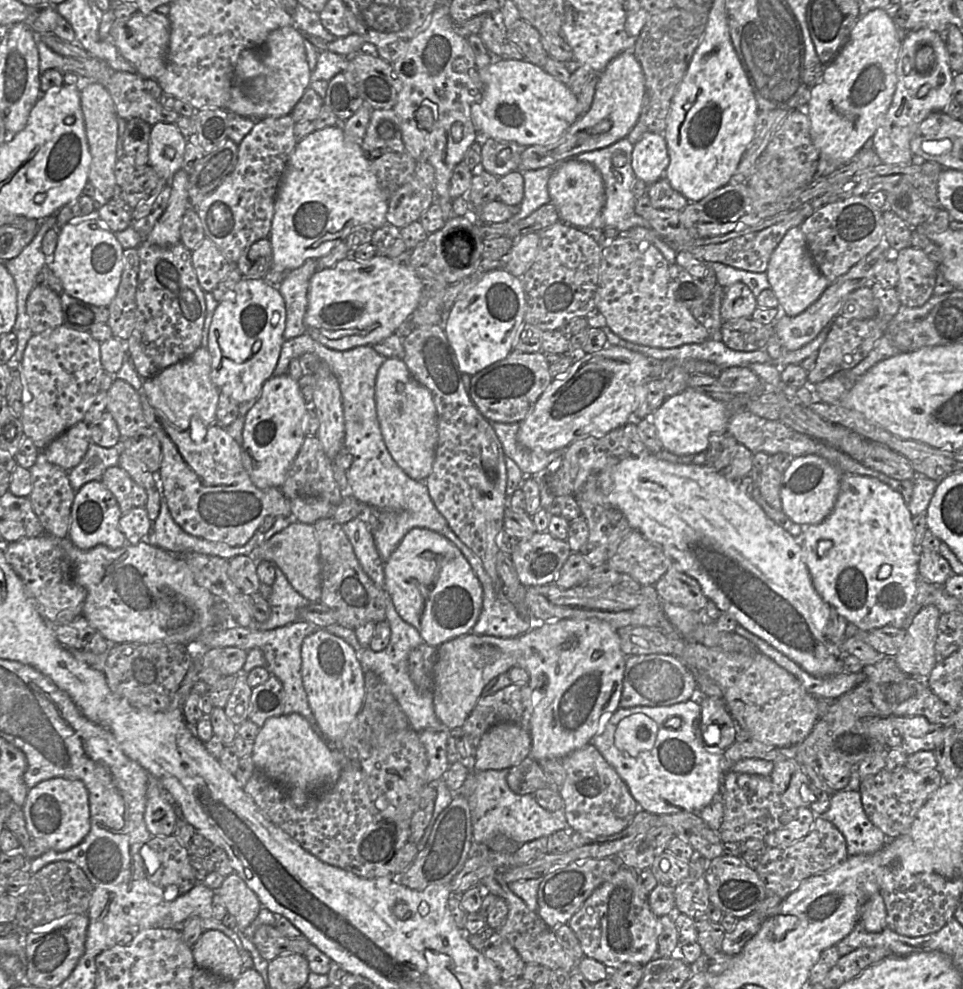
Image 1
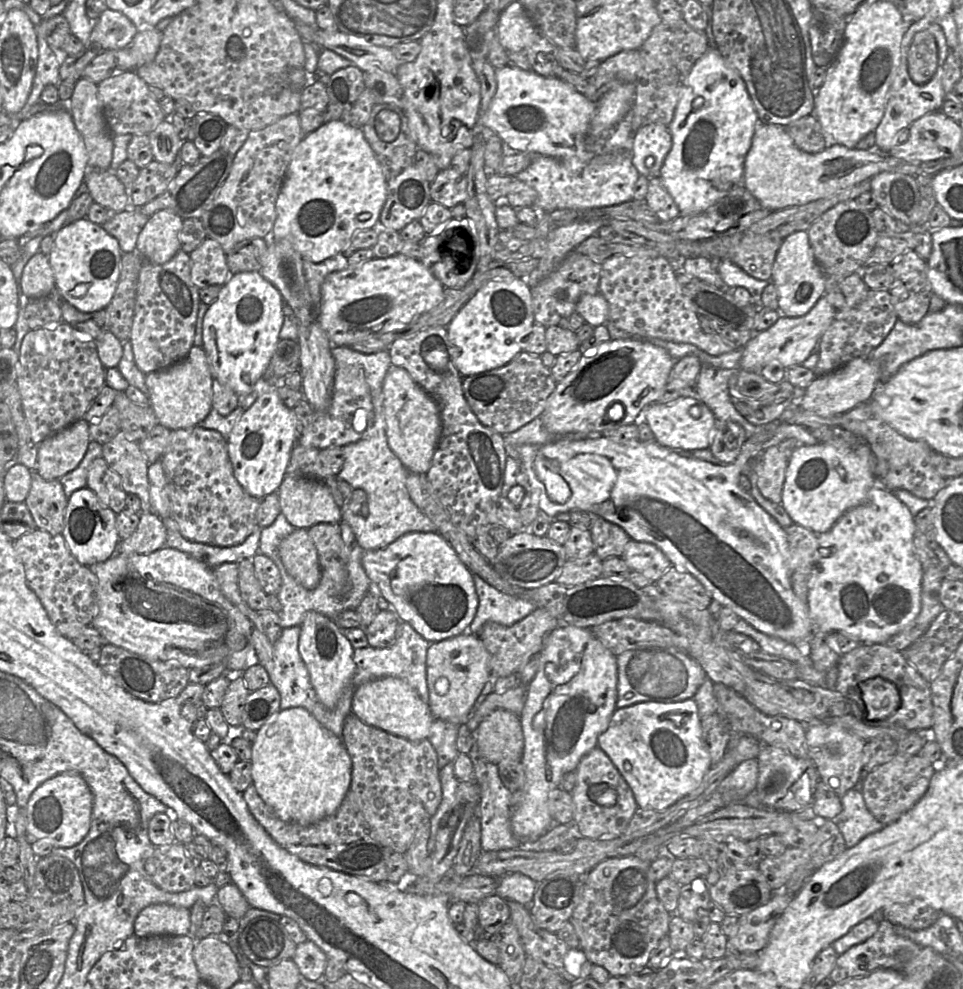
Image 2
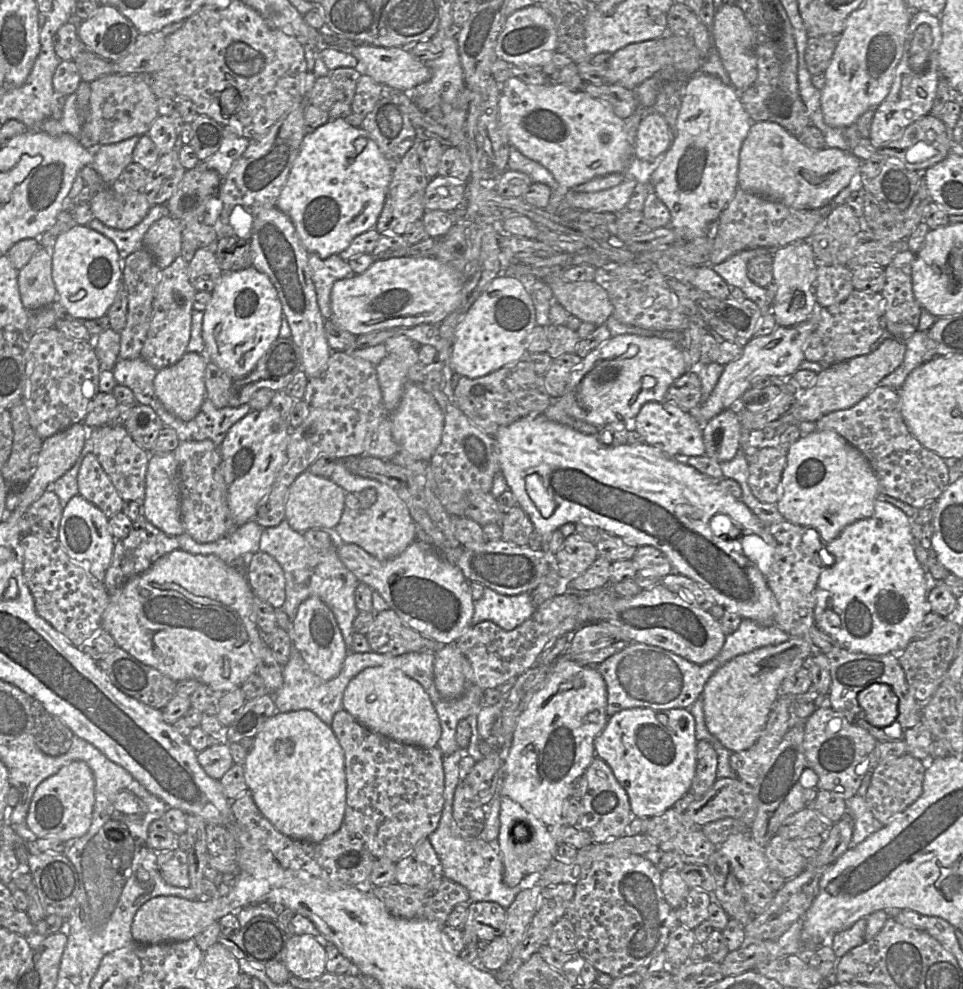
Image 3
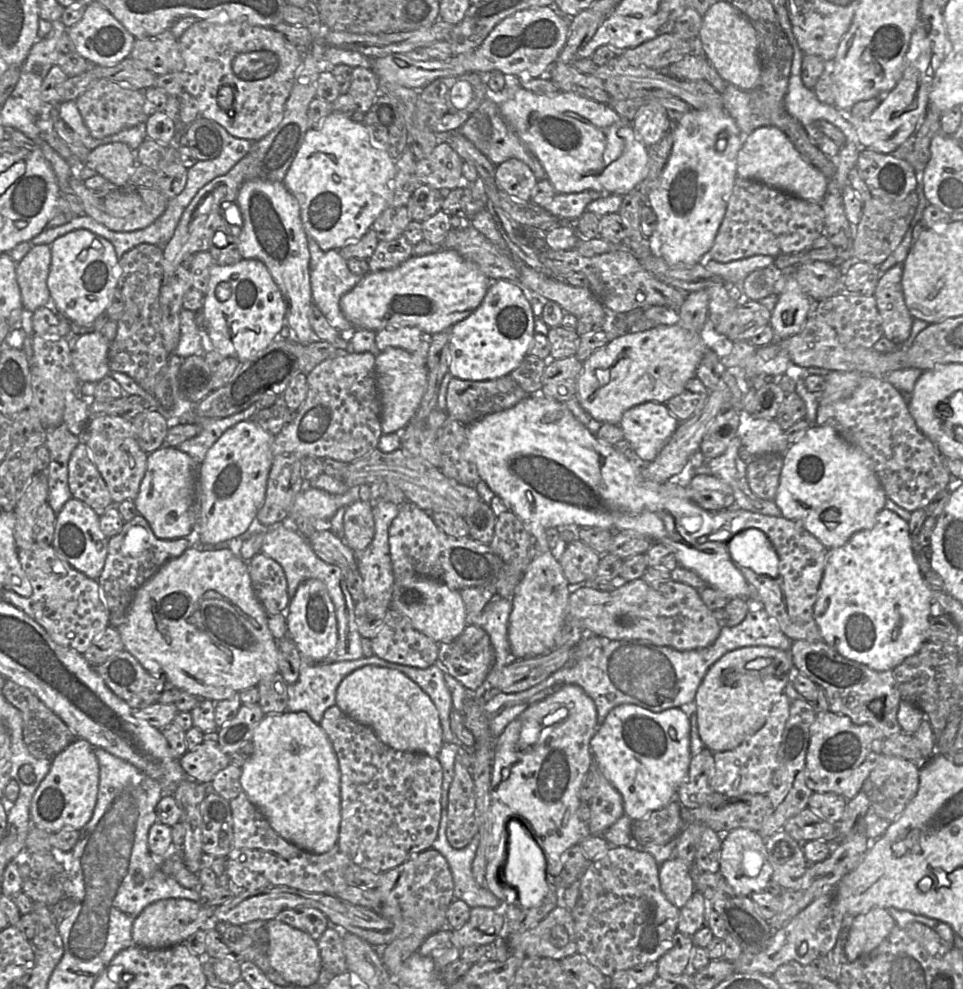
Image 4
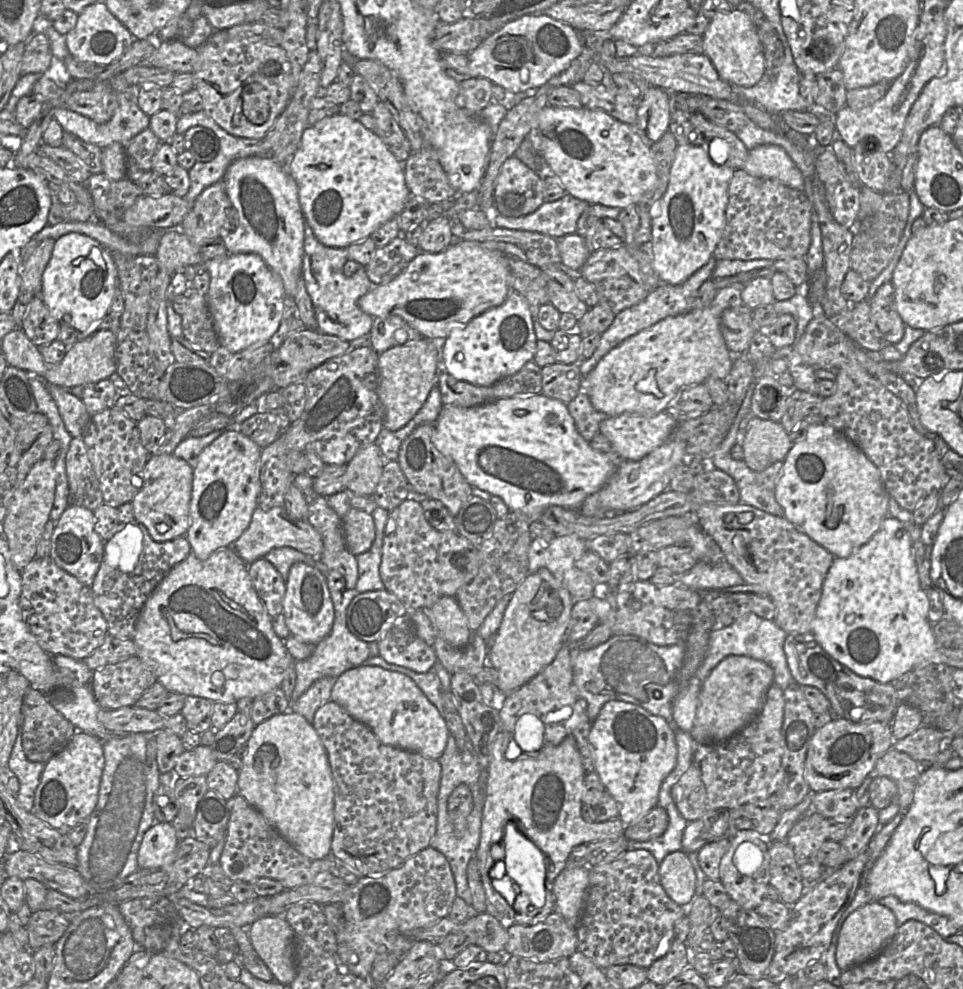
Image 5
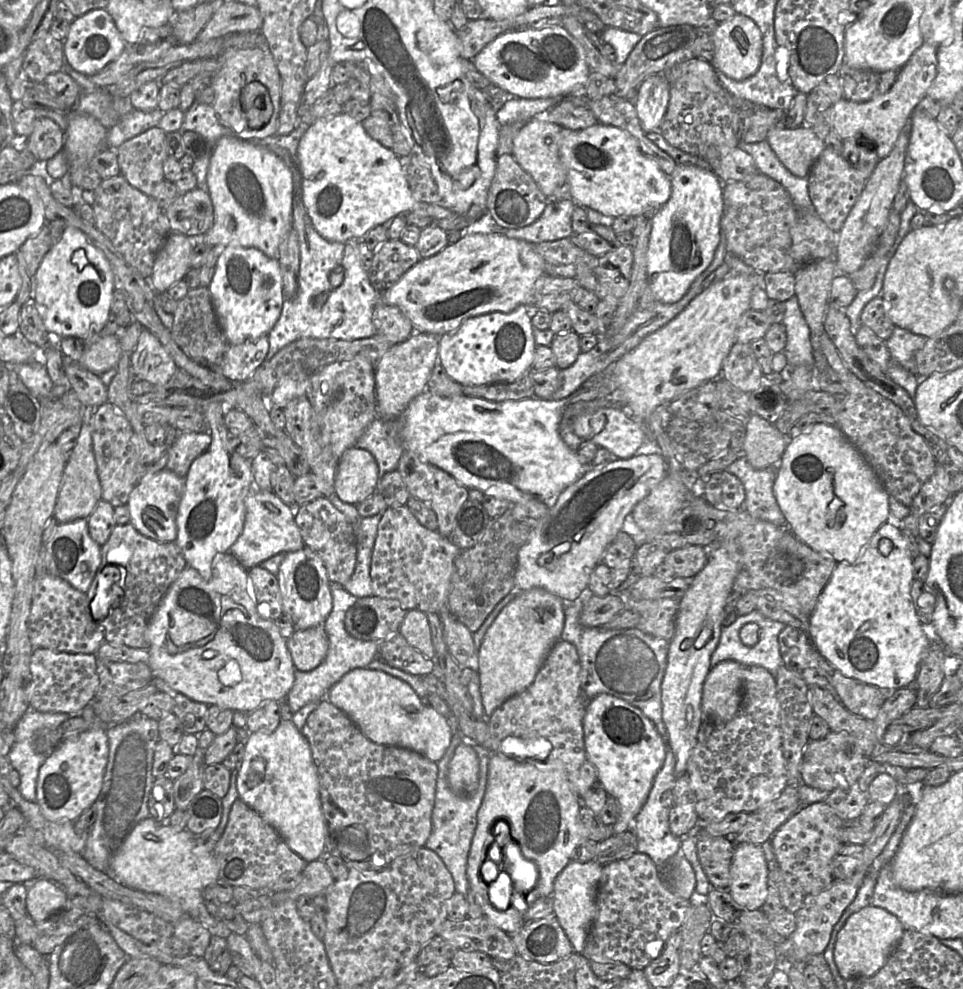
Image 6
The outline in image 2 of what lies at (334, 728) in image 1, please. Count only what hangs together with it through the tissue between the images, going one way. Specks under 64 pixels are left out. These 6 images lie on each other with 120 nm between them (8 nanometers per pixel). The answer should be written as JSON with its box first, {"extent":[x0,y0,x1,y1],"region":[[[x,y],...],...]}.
{"extent":[298,612,355,709],"region":[[[308,612],[300,628],[298,649],[309,672],[311,684],[318,700],[327,708],[332,709],[351,684],[355,674],[354,649],[336,623],[320,613]]]}

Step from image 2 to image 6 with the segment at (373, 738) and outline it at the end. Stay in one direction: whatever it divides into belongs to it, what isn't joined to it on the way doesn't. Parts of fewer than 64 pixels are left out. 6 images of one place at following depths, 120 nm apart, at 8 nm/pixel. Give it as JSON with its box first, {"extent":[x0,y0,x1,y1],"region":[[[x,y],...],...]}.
{"extent":[301,699,438,872],"region":[[[327,699],[321,700],[316,709],[308,716],[301,729],[301,733],[309,743],[313,762],[317,769],[321,807],[326,827],[325,852],[327,856],[333,856],[340,859],[348,869],[355,868],[362,872],[379,872],[386,868],[396,858],[404,856],[425,845],[432,831],[431,816],[434,807],[436,781],[438,777],[438,767],[435,762],[428,760],[423,755],[412,750],[373,743],[363,735],[342,710],[335,707]]]}

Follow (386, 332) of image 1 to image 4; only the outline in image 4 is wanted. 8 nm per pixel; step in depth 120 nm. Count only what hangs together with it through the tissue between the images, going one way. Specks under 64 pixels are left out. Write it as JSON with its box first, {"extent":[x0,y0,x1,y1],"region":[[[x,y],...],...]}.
{"extent":[339,249,491,335],"region":[[[449,249],[423,256],[411,256],[399,266],[378,272],[369,272],[339,301],[340,309],[354,329],[377,332],[388,327],[417,327],[434,335],[450,330],[457,322],[469,316],[483,301],[491,280],[472,261]]]}

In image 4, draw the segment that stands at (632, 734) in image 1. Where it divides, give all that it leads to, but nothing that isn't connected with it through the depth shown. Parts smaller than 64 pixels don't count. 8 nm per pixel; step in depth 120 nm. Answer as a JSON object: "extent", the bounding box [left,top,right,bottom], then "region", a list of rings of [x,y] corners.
{"extent":[590,704,691,821],"region":[[[621,704],[613,708],[599,725],[590,740],[593,762],[621,794],[624,815],[633,821],[660,810],[671,801],[678,801],[677,790],[685,781],[691,761],[690,717],[681,708],[652,712],[635,704]]]}

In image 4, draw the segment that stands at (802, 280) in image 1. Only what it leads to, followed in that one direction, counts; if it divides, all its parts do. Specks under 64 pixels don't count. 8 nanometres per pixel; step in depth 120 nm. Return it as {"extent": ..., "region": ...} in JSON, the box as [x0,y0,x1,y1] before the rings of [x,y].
{"extent":[769,275,817,340],"region":[[[787,275],[784,291],[778,296],[775,308],[771,311],[769,325],[775,340],[784,340],[798,334],[808,317],[815,313],[817,301],[810,298],[792,275]]]}

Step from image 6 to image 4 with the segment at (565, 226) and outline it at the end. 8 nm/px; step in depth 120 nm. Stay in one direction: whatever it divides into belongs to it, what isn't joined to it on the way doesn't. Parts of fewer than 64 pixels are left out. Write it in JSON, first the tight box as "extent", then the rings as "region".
{"extent":[543,190,610,223],"region":[[[594,190],[568,194],[559,193],[543,208],[551,214],[573,223],[586,211],[589,203],[608,195],[610,194],[602,194]]]}

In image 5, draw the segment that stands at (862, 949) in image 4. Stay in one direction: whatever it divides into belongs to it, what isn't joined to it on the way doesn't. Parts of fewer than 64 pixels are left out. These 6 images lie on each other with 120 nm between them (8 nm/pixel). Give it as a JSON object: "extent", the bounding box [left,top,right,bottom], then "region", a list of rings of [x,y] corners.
{"extent":[836,902,898,971],"region":[[[870,902],[848,916],[839,933],[836,963],[841,971],[867,962],[878,956],[894,938],[898,924],[891,910],[878,902]]]}

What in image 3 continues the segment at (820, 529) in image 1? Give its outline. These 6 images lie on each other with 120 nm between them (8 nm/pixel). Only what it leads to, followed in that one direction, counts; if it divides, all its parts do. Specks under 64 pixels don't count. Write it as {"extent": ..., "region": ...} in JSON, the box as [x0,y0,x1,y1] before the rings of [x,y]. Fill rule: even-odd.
{"extent":[701,499,934,752],"region":[[[877,499],[874,504],[873,515],[869,518],[853,522],[846,526],[837,538],[831,542],[824,542],[823,548],[820,551],[820,557],[824,568],[819,574],[815,587],[814,620],[816,626],[821,631],[835,639],[842,648],[851,652],[868,655],[884,655],[889,653],[900,653],[903,651],[909,642],[914,639],[918,626],[922,622],[924,616],[930,611],[927,594],[931,588],[931,583],[934,583],[929,579],[929,574],[924,571],[915,555],[911,535],[911,518],[894,505]],[[830,613],[835,613],[839,616],[840,623],[838,626],[833,626],[829,622]],[[793,637],[788,641],[741,654],[719,669],[706,682],[701,697],[708,731],[731,752],[752,747],[761,736],[769,713],[779,695],[785,678],[806,666],[814,648],[807,638]]]}

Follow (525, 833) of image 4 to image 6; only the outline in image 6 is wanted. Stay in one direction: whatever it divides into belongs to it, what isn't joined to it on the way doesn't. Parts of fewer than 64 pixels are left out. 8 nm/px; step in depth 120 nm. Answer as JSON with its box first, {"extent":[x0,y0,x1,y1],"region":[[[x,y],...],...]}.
{"extent":[496,828,539,897],"region":[[[503,828],[496,831],[496,842],[502,850],[502,871],[508,874],[516,897],[526,896],[537,884],[539,871],[534,862],[525,858],[519,845],[510,838],[509,832]]]}

